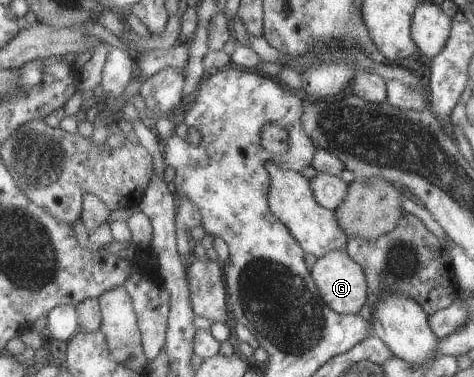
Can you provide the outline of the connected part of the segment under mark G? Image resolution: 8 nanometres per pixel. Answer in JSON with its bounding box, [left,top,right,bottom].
[310,250,367,315]

